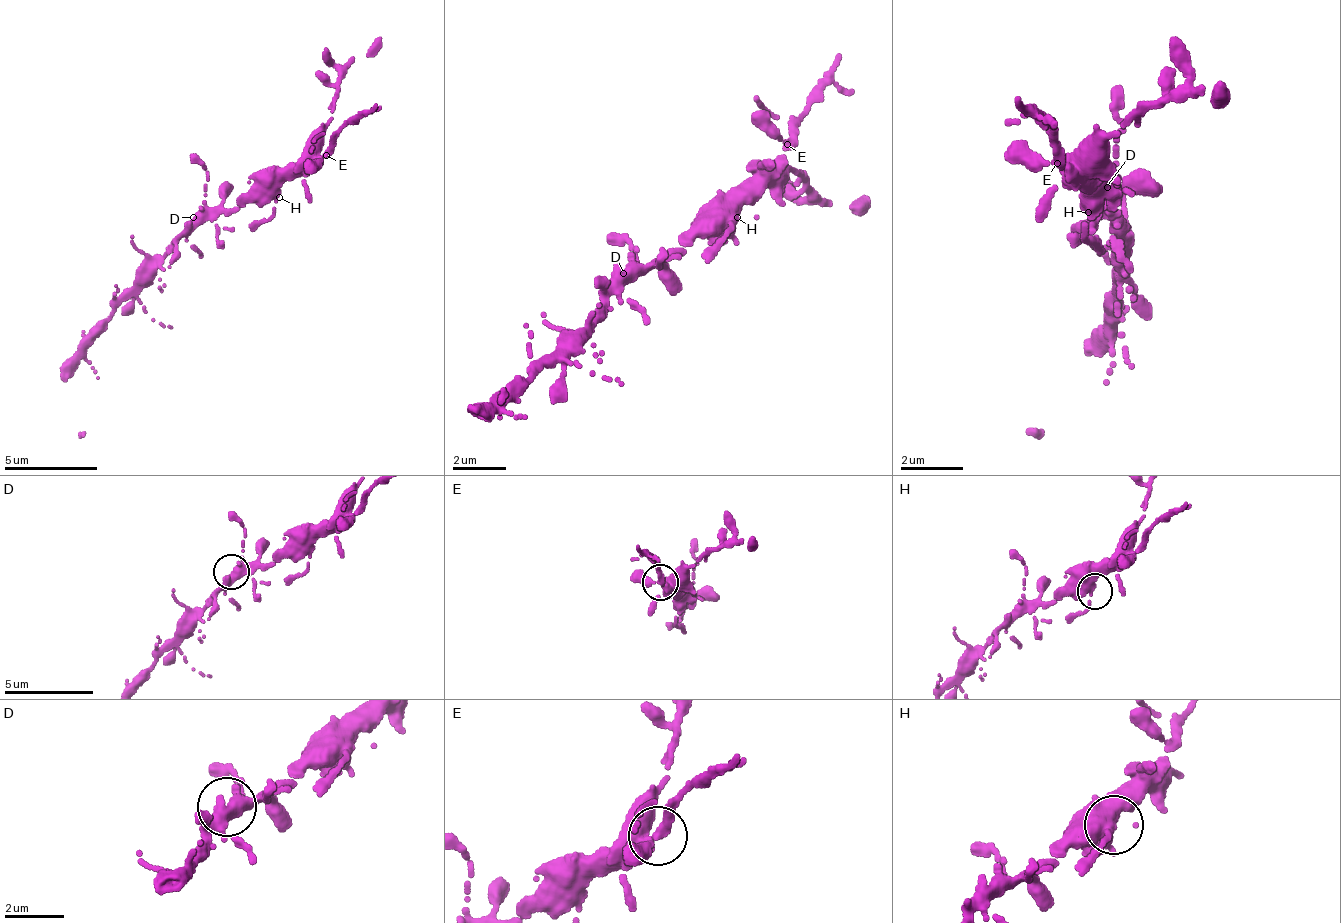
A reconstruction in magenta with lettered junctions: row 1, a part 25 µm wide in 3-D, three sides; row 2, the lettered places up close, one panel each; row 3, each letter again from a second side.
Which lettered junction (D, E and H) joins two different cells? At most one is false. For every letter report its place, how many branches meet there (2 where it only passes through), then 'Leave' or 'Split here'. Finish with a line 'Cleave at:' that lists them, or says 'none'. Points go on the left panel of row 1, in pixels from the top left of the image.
D: Place: (193, 217). Branches: 3. Leave
E: Place: (326, 155). Branches: 3. Split here
H: Place: (279, 197). Branches: 3. Leave
Cleave at: E

